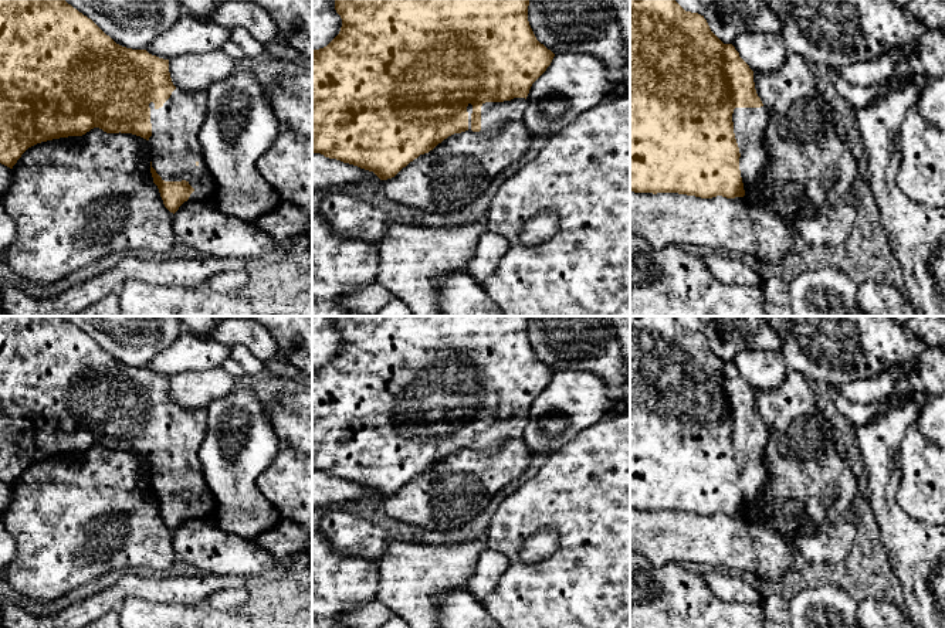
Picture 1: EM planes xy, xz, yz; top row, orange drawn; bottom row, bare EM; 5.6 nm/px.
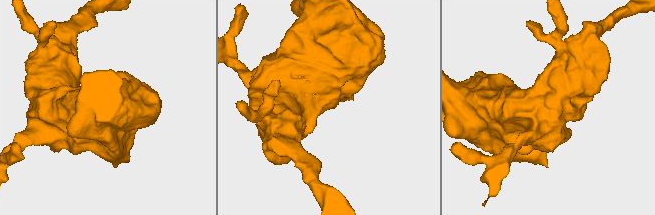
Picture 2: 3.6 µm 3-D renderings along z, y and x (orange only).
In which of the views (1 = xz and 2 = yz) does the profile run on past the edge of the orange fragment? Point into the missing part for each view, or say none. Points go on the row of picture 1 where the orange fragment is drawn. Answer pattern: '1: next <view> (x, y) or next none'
1: next xz (494, 115)
2: next yz (749, 124)

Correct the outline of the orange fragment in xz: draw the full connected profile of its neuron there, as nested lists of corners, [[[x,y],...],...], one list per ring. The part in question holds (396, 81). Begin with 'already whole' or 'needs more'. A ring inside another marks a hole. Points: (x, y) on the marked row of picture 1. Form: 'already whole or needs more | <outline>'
needs more | [[[335,0],[335,10],[342,18],[341,31],[326,47],[312,51],[312,153],[358,166],[387,180],[454,133],[498,132],[505,123],[522,120],[532,84],[555,57],[536,40],[528,21],[528,6],[529,0]]]

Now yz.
needs more | [[[630,0],[630,190],[634,193],[678,193],[701,198],[722,196],[726,198],[745,197],[748,206],[763,206],[755,194],[759,179],[769,163],[763,145],[769,123],[768,108],[756,94],[753,71],[739,57],[732,44],[724,44],[709,28],[704,16],[685,11],[675,0]]]

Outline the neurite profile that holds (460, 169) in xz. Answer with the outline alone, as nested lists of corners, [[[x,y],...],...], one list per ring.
[[[522,120],[505,123],[498,132],[454,133],[373,189],[383,198],[426,213],[455,211],[475,201],[498,173],[524,157],[532,139]]]

